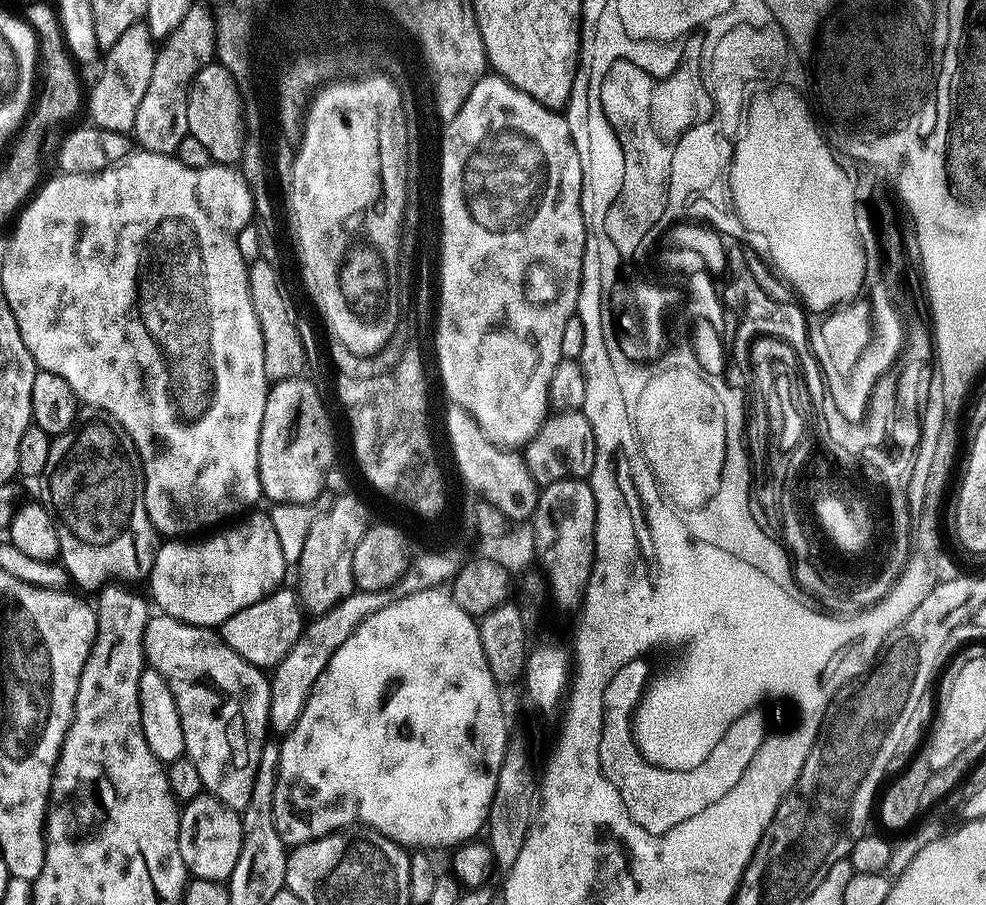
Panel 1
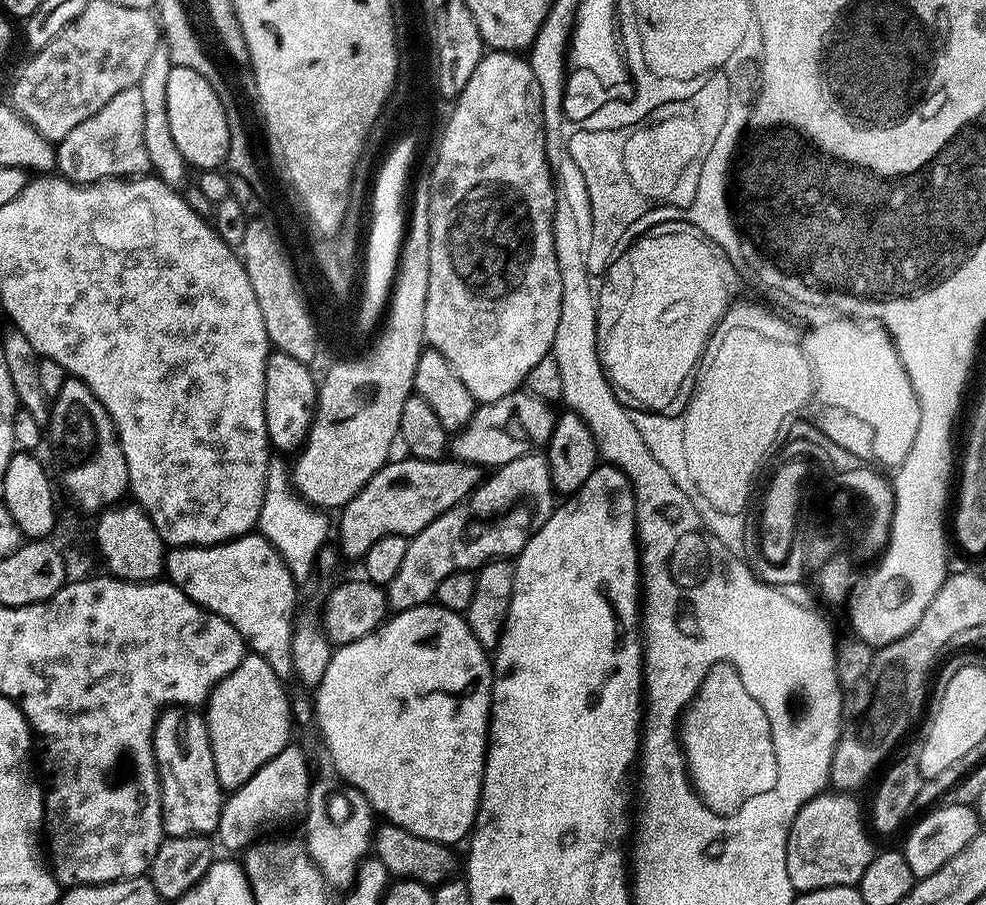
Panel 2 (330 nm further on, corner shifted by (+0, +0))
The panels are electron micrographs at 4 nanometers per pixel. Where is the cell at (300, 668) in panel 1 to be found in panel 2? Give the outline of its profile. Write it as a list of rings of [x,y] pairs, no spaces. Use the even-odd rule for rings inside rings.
[[[543,455],[514,458],[514,462],[506,462],[489,476],[492,477],[477,484],[466,499],[434,518],[430,526],[409,539],[402,567],[386,586],[388,606],[393,613],[429,603],[436,595],[438,582],[442,582],[446,574],[476,570],[497,558],[515,557],[528,539],[551,518],[554,489]]]

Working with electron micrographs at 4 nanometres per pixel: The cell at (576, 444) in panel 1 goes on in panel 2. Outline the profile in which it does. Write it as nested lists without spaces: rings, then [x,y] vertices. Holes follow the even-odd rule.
[[[455,458],[396,459],[389,459],[382,465],[378,474],[374,474],[374,478],[370,478],[370,482],[366,482],[366,486],[362,486],[348,504],[339,509],[340,548],[346,555],[364,557],[366,550],[386,534],[417,536],[434,522],[434,518],[466,499],[482,480],[479,464],[467,464]]]

